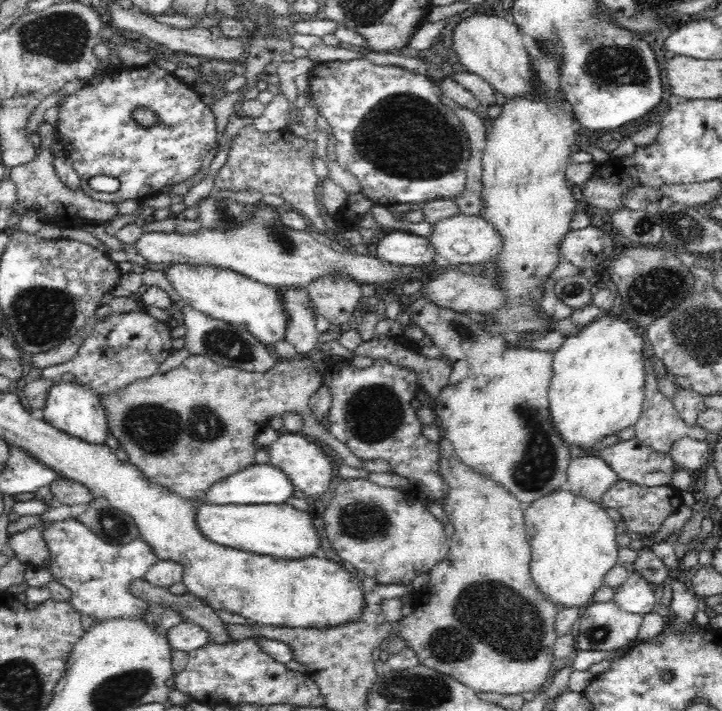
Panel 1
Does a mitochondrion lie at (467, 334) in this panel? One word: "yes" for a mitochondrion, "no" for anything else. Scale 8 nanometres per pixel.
yes

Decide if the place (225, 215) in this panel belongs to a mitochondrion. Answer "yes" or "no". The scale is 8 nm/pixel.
yes

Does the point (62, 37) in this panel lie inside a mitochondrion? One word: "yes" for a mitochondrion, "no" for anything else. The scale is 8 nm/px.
yes

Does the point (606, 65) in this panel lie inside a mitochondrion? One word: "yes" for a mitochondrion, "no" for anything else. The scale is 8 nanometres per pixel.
yes

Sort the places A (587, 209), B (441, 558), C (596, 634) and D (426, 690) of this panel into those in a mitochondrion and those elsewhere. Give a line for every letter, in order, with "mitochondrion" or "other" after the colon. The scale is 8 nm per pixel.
A: other
B: other
C: mitochondrion
D: mitochondrion

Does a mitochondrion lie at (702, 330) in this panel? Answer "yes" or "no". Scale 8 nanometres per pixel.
yes

